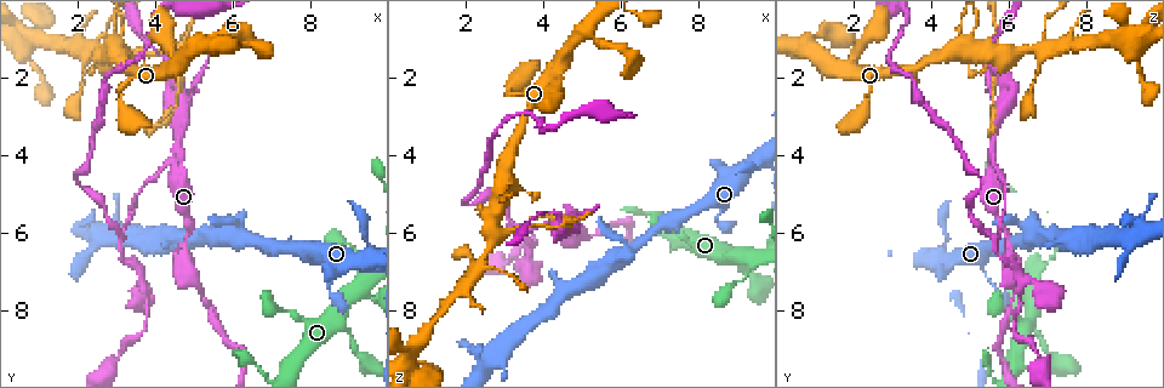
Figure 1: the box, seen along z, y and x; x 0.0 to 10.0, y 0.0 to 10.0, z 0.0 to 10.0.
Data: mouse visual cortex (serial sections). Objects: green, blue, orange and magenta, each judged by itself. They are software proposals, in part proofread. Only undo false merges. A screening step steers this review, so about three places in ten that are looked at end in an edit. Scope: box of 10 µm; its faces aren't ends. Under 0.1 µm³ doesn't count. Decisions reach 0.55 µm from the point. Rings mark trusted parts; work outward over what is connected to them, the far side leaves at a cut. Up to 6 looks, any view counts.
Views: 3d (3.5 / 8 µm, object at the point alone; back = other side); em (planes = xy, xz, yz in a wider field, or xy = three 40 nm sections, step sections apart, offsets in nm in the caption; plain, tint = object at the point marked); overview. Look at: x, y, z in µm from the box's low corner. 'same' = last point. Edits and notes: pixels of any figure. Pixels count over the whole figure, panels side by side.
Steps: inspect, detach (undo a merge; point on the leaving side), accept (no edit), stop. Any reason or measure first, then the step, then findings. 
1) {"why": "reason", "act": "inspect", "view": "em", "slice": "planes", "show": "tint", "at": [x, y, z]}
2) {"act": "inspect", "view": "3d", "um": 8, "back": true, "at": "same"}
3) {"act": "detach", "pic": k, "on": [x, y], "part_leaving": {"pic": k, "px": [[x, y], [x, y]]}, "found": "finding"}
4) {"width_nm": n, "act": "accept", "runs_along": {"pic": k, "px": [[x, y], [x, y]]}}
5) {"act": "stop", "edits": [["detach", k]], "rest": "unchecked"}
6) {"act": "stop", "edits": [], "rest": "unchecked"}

{"act": "inspect", "view": "3d", "um": 8, "at": [4.65, 3.75, 5.65]}

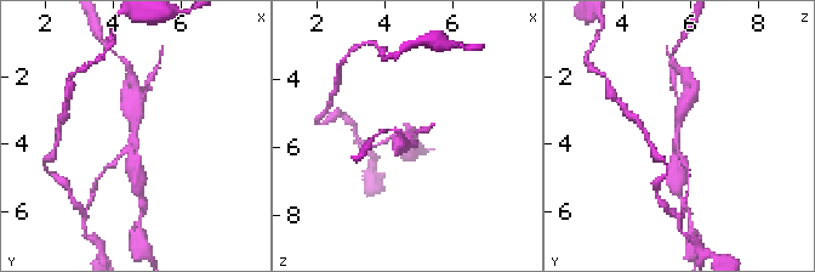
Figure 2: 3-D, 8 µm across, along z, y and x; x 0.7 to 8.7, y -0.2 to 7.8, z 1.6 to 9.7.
{"arm_widths_nm": [250, 350], "why": "need the tissue", "act": "inspect", "view": "em", "slice": "xy", "step": 2, "show": "tint", "at": "same"}

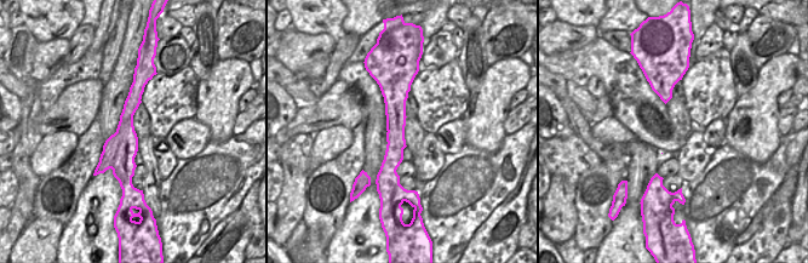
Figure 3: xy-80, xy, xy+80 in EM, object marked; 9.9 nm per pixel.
{"act": "detach", "pic": 2, "on": [150, 77], "found": "two cells meet here"}

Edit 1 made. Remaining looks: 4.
{"why": "redraw", "act": "inspect", "view": "overview"}

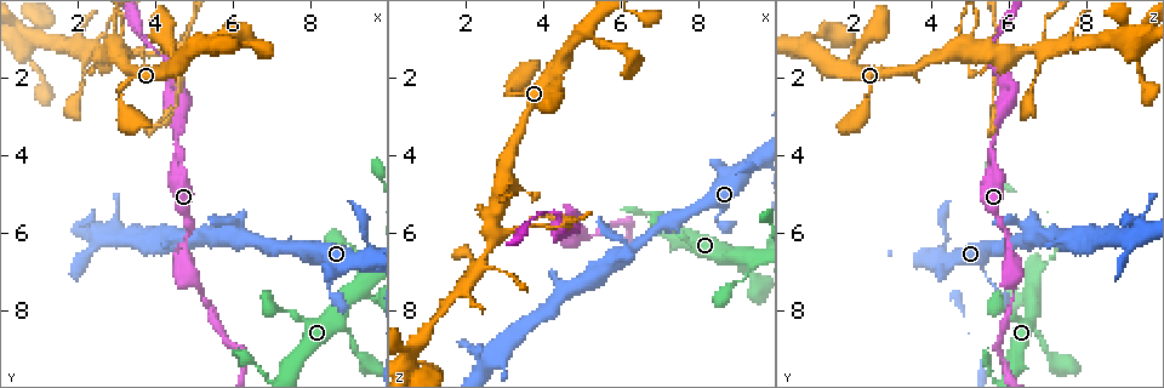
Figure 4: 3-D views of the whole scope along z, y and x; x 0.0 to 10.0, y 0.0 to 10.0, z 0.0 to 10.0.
{"why": "arms part here", "act": "inspect", "view": "3d", "um": 8, "at": [2.40, 1.20, 6.90]}

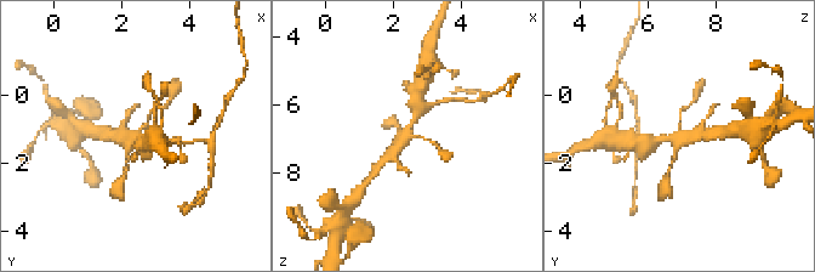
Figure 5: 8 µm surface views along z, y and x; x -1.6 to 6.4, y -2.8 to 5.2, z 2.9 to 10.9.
{"act": "inspect", "view": "em", "slice": "planes", "show": "tint", "at": "same"}

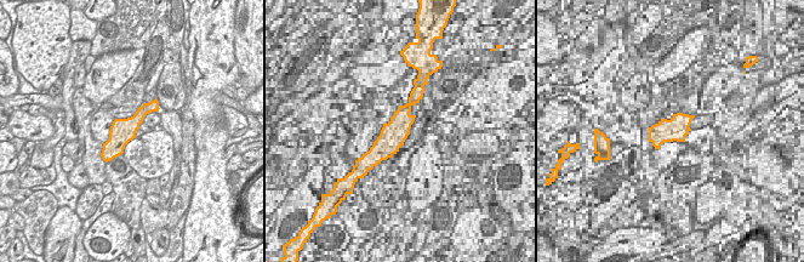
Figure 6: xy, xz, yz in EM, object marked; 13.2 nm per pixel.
{"act": "accept", "runs_along": {"pic": 6, "px": [[154, 103], [119, 136], [107, 158]]}, "found": "all the same cell"}

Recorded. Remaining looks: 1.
{"act": "stop", "edits": [["detach", 2]], "rest": "unchecked"}

